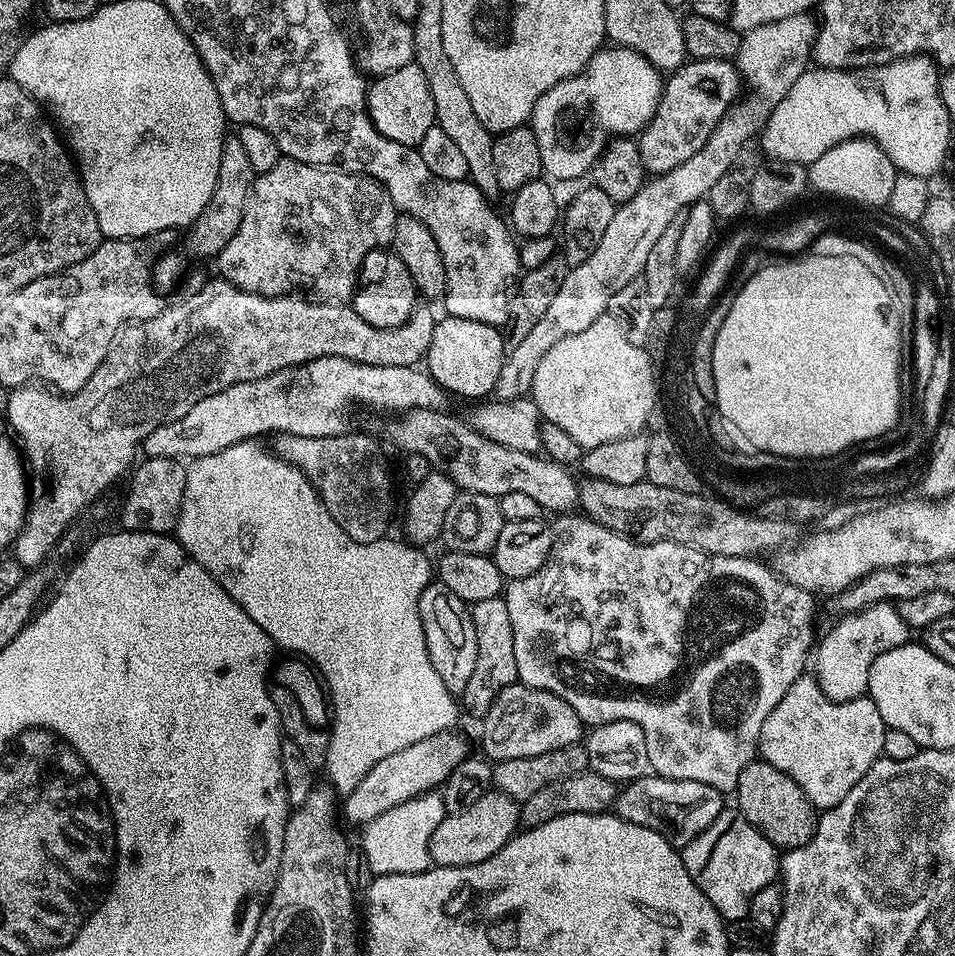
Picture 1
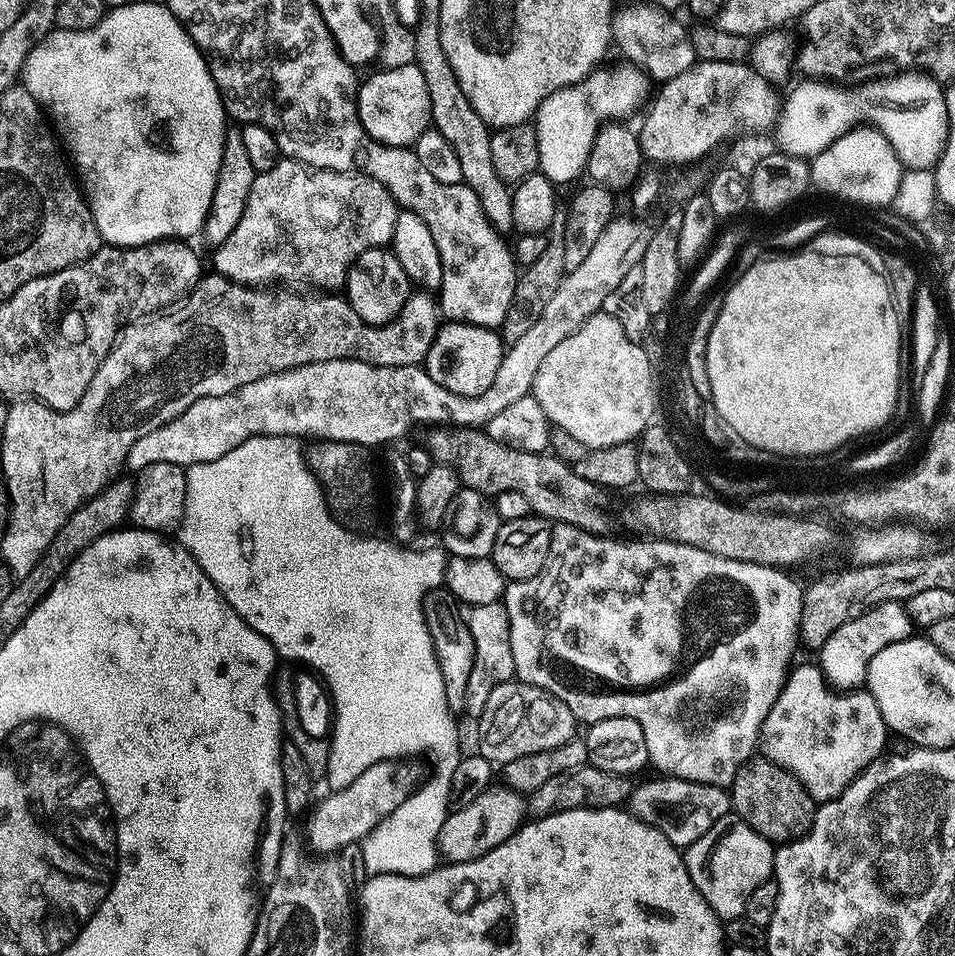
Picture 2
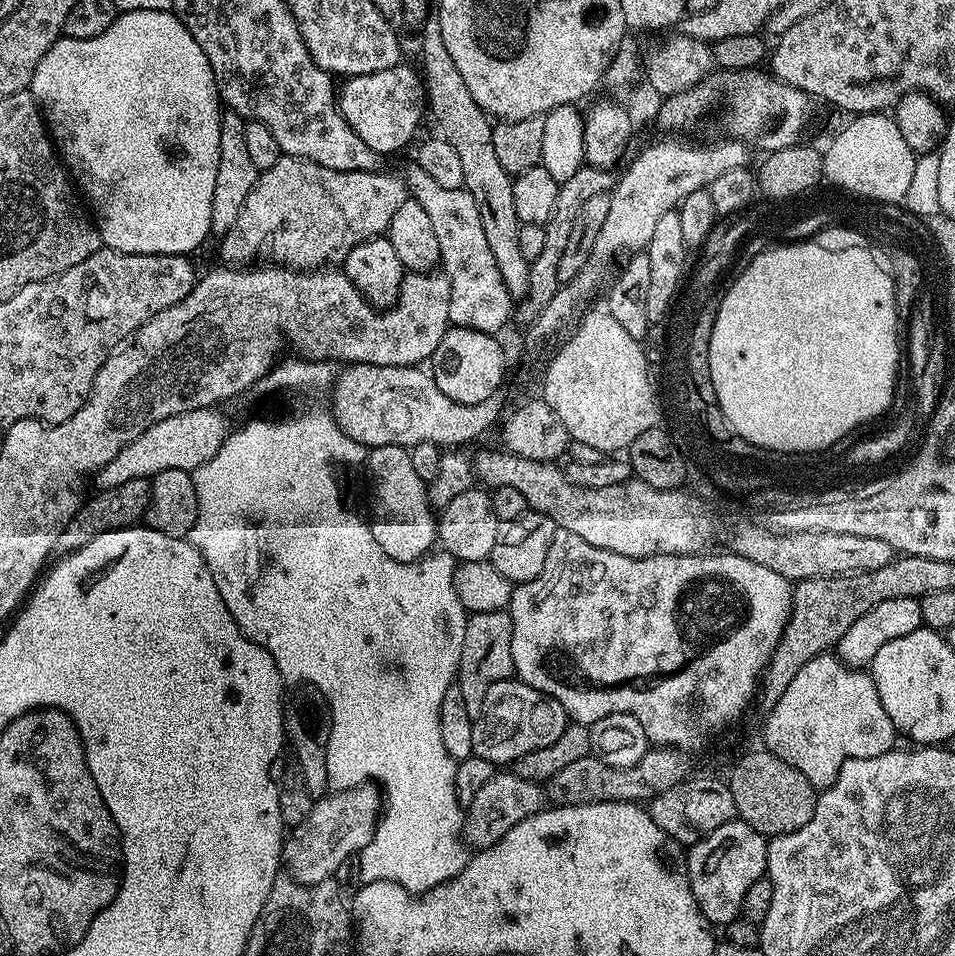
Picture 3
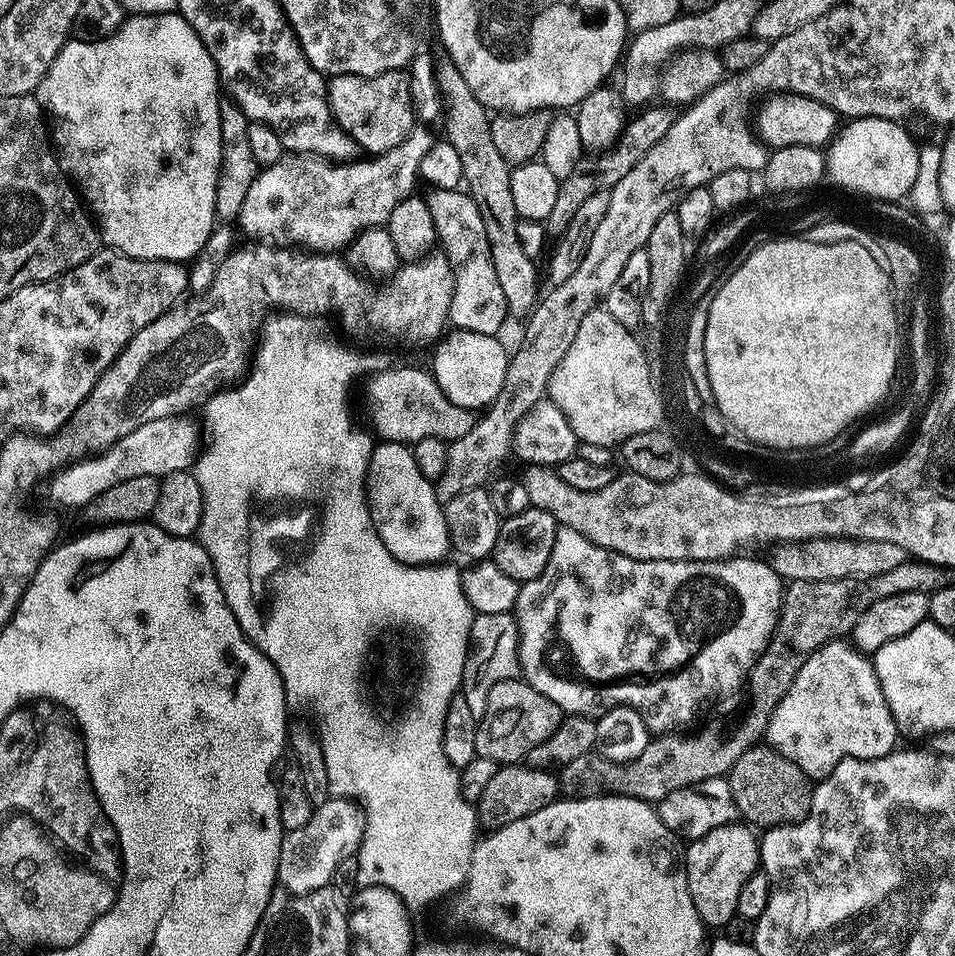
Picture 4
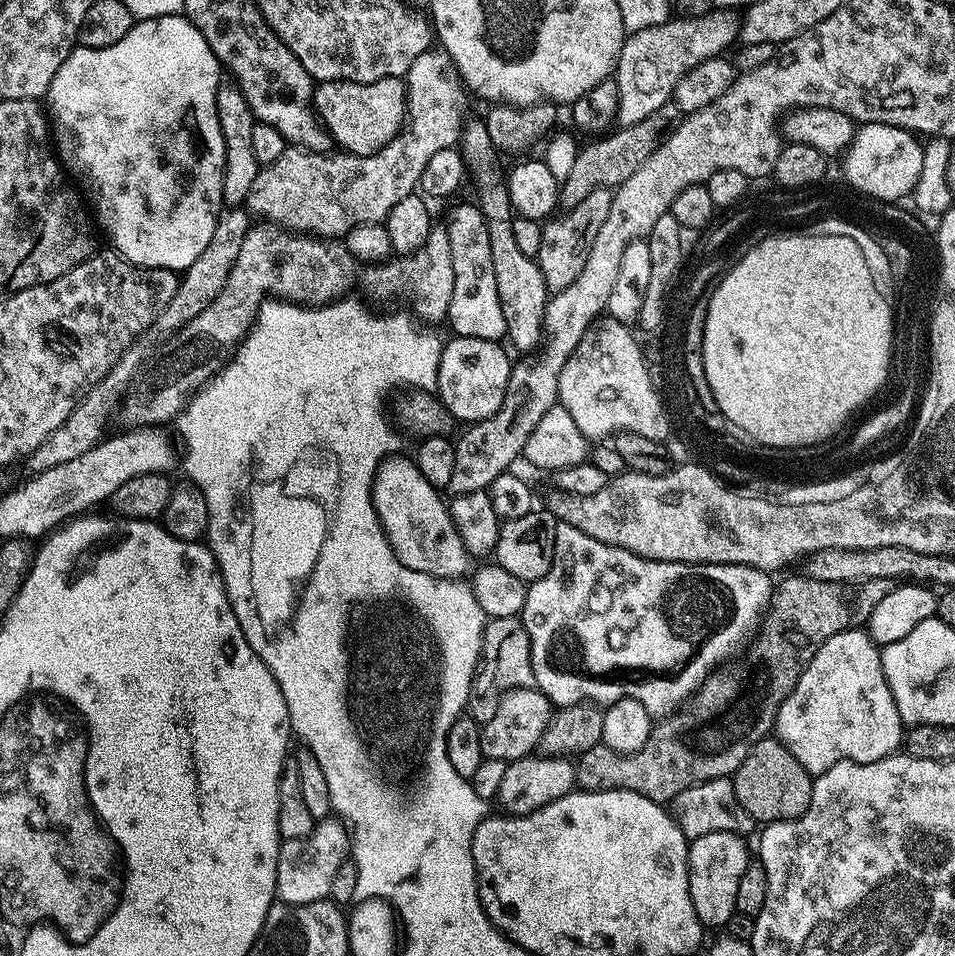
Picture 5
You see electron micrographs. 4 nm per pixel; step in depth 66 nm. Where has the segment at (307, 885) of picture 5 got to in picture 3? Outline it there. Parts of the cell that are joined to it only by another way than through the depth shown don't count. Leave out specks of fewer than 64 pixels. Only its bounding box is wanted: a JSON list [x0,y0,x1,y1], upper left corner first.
[282,787,376,884]

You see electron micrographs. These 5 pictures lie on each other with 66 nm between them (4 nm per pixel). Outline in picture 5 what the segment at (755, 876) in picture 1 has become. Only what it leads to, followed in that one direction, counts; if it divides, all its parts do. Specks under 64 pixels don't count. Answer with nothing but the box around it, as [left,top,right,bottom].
[688,832,750,929]

